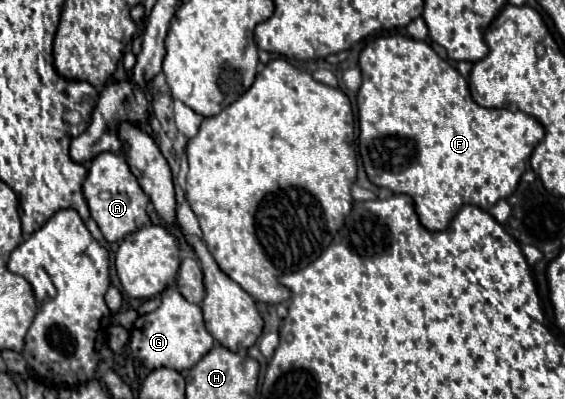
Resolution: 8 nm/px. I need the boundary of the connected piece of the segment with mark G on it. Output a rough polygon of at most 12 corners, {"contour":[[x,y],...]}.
{"contour":[[175,288],[135,320],[149,370],[195,366],[211,348],[201,308]]}

